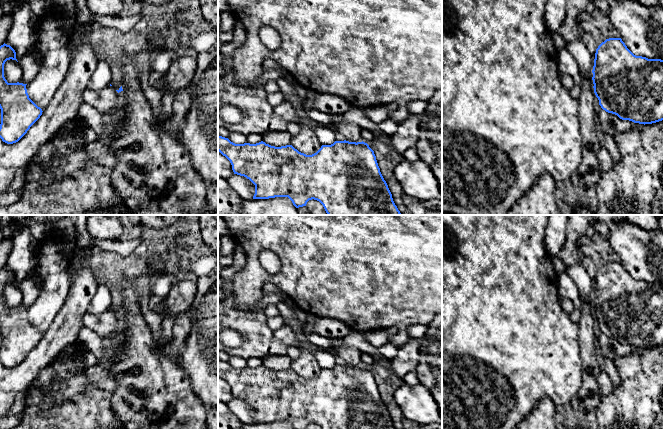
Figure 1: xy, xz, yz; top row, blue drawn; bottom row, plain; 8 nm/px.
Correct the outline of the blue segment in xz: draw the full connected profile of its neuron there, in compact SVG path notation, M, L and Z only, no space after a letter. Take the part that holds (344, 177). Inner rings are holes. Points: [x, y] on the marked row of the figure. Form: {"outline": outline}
{"outline": "M218 135L218 151L225 156L232 165L234 174L244 176L249 179L255 185L255 194L253 199L269 199L275 197L288 197L296 208L306 206L309 200L319 201L328 215L402 215L395 205L392 194L388 188L386 181L384 180L380 168L378 166L374 151L365 142L349 142L349 141L335 141L331 145L322 145L321 148L312 155L306 155L299 152L292 145L286 145L281 147L271 146L261 141L256 144L244 143L235 144L228 138Z"}

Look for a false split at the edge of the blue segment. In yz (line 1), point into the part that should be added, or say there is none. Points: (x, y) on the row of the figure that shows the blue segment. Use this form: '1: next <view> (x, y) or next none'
1: next none

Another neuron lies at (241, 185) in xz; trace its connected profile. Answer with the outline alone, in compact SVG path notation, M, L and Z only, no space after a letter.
M233 174L227 179L231 188L243 199L251 200L255 194L255 185L246 177Z

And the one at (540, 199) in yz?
M542 175L506 215L562 215L555 199L555 189L553 177Z

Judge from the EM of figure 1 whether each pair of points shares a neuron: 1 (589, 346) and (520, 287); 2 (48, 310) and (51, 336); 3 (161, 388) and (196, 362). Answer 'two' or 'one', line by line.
1: two
2: two
3: two

